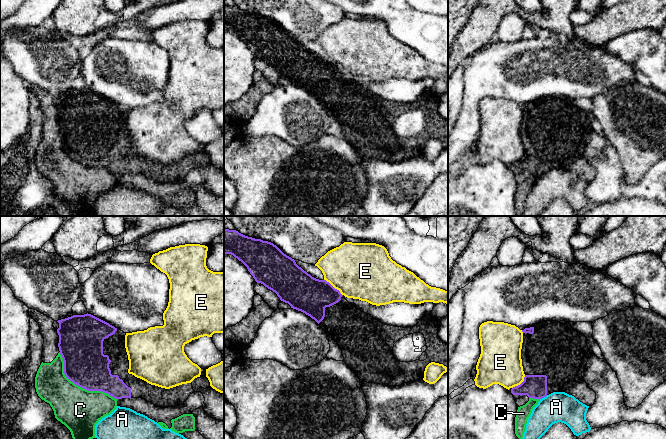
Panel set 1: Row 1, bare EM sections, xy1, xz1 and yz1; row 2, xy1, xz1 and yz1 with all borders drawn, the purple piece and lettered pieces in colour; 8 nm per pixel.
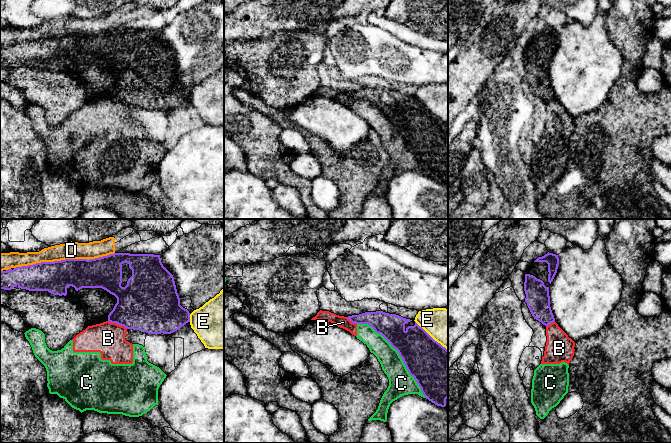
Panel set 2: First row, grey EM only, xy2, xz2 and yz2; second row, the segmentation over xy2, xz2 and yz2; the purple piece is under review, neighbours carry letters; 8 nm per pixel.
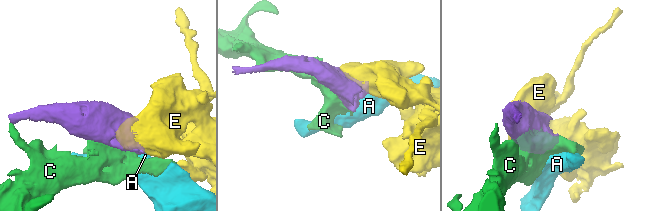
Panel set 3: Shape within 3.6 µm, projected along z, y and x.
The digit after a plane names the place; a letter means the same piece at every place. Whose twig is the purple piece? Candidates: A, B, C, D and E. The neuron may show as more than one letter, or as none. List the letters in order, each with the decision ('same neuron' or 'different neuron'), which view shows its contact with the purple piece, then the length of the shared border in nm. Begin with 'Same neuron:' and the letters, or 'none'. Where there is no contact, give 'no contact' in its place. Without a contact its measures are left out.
Same neuron: none
A: different neuron | yz1 | 70 nm
B: different neuron | xy2 | 170 nm
C: different neuron | xz2 | 850 nm
D: different neuron | xy2 | 800 nm
E: different neuron | xz2 | 360 nm

